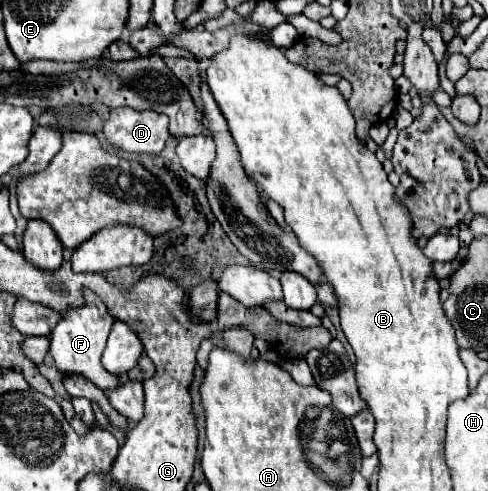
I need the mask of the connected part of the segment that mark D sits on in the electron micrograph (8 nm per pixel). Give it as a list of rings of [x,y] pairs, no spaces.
[[[128,106],[114,108],[104,122],[104,136],[126,154],[160,154],[170,138],[168,116],[152,110],[138,112]]]

